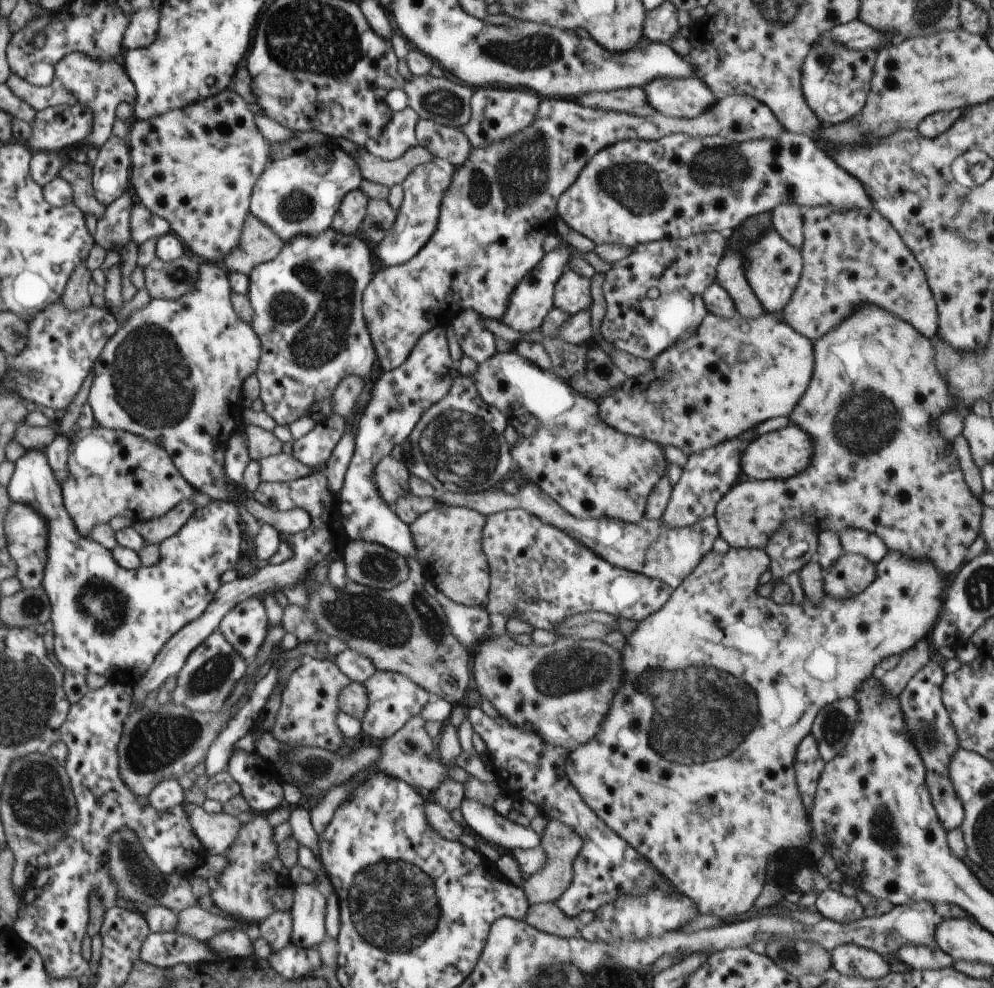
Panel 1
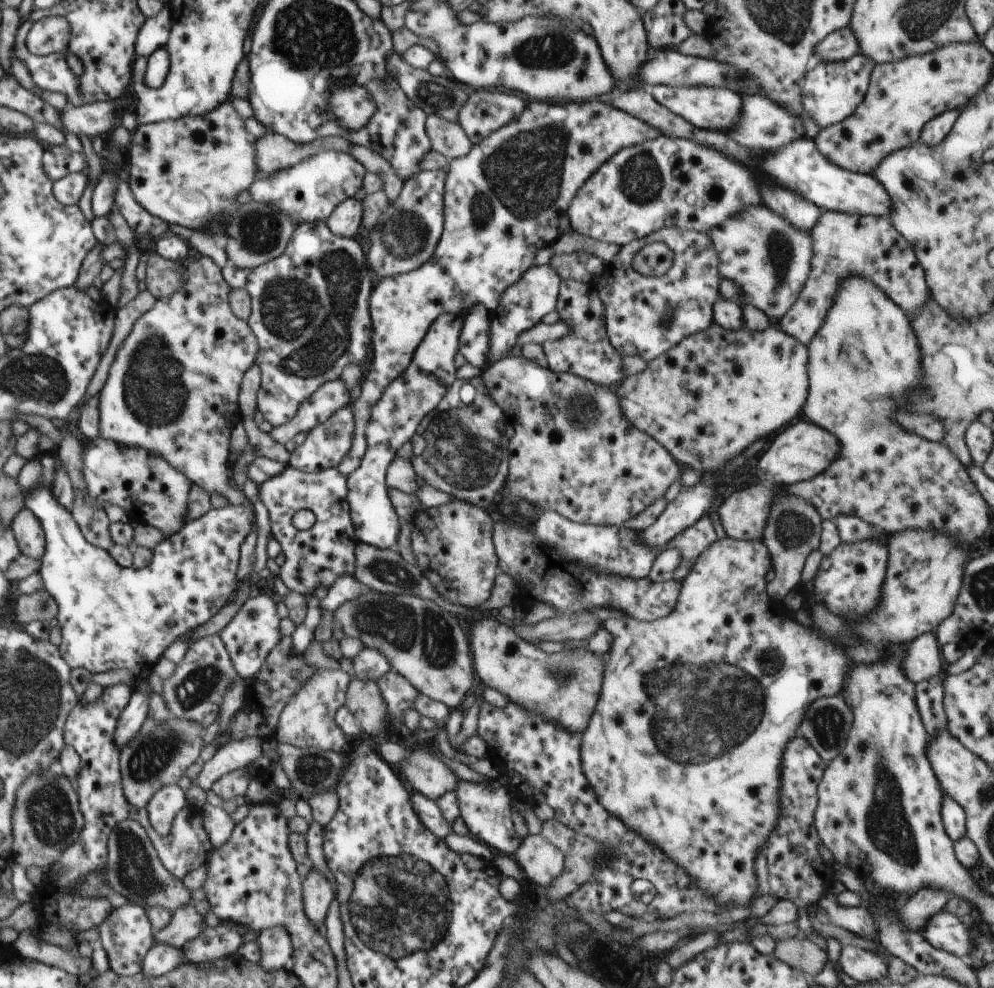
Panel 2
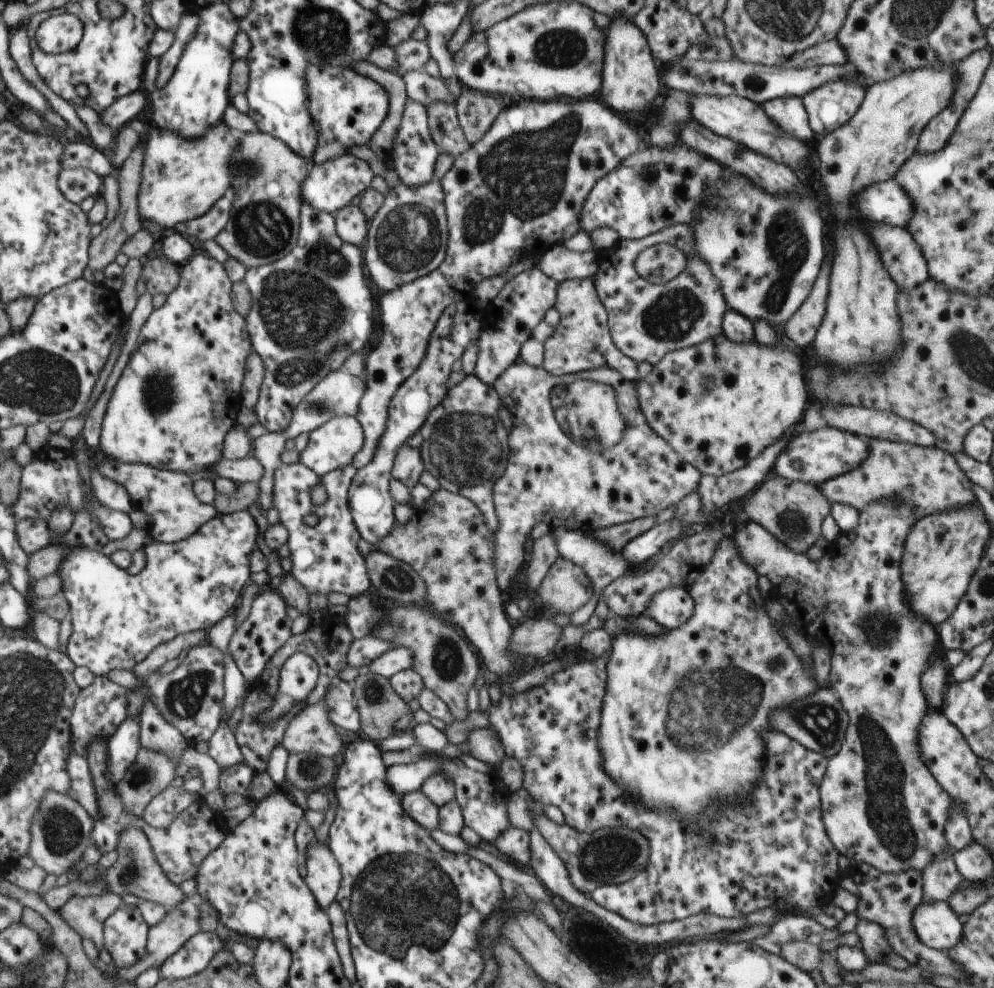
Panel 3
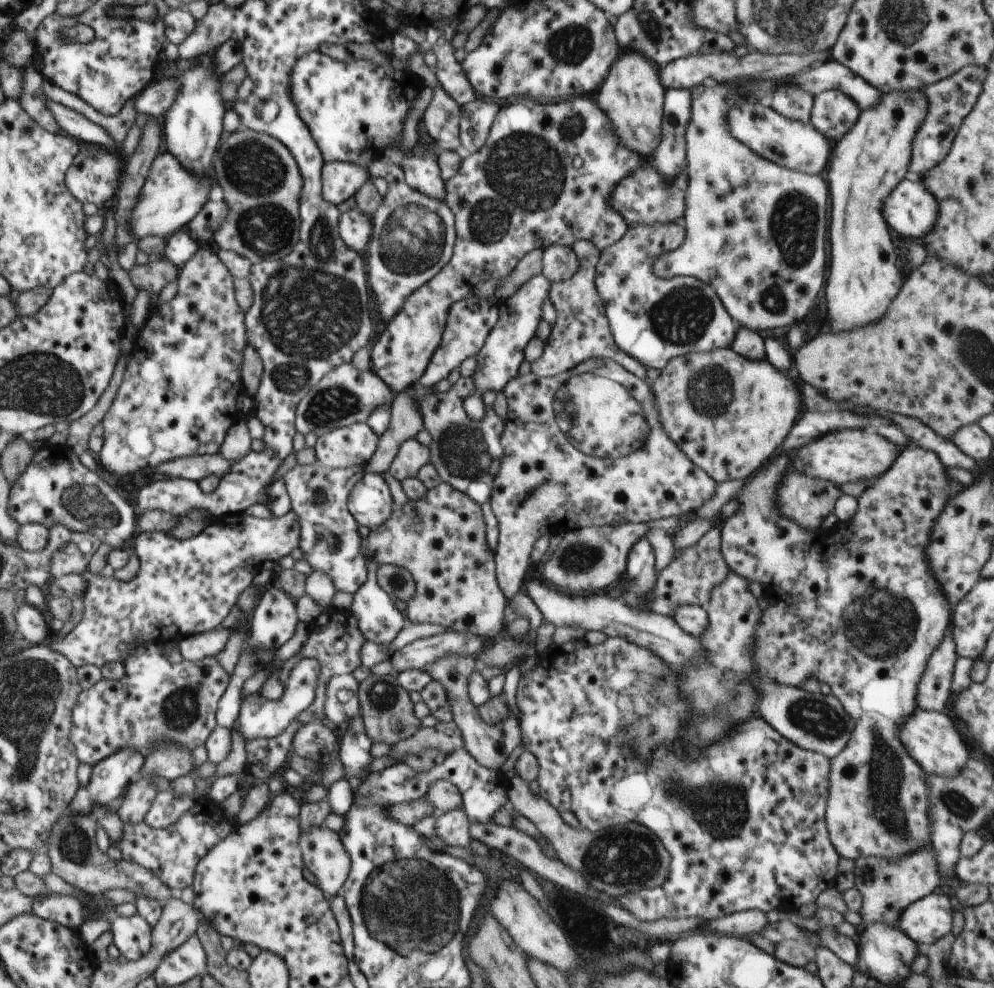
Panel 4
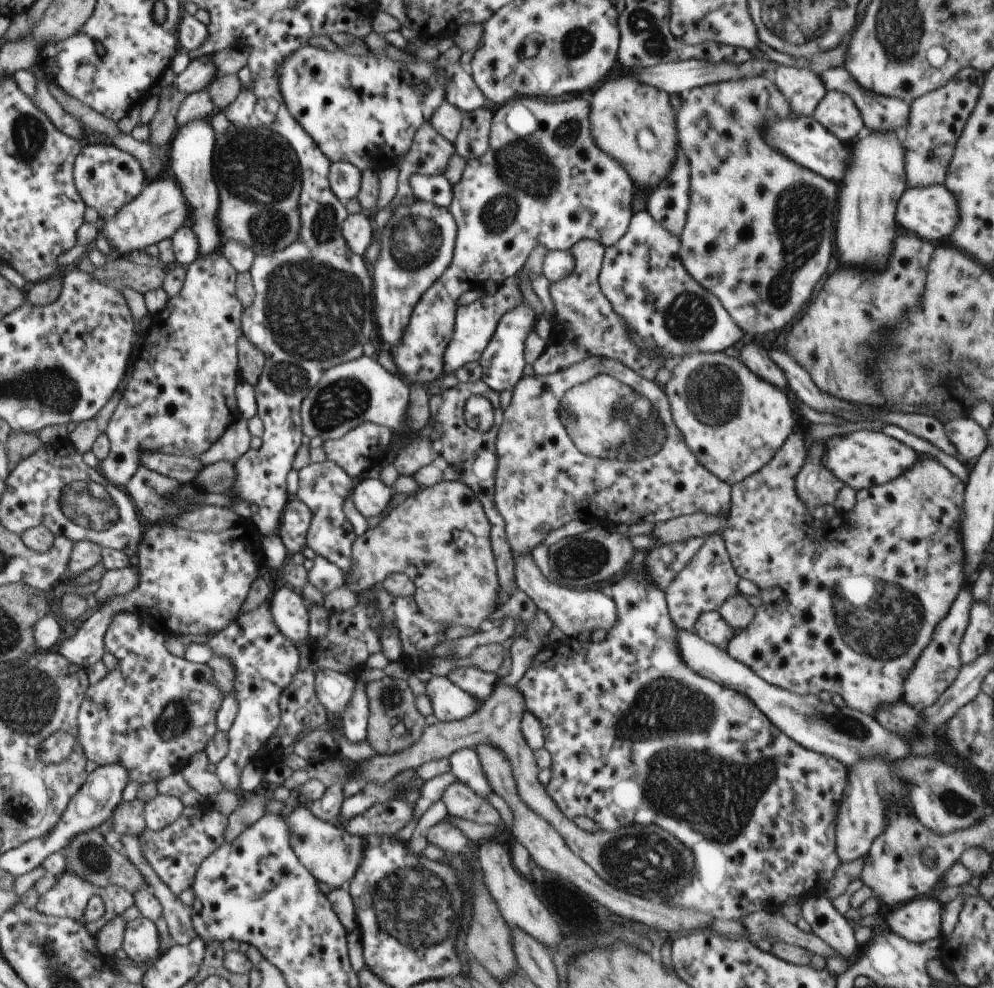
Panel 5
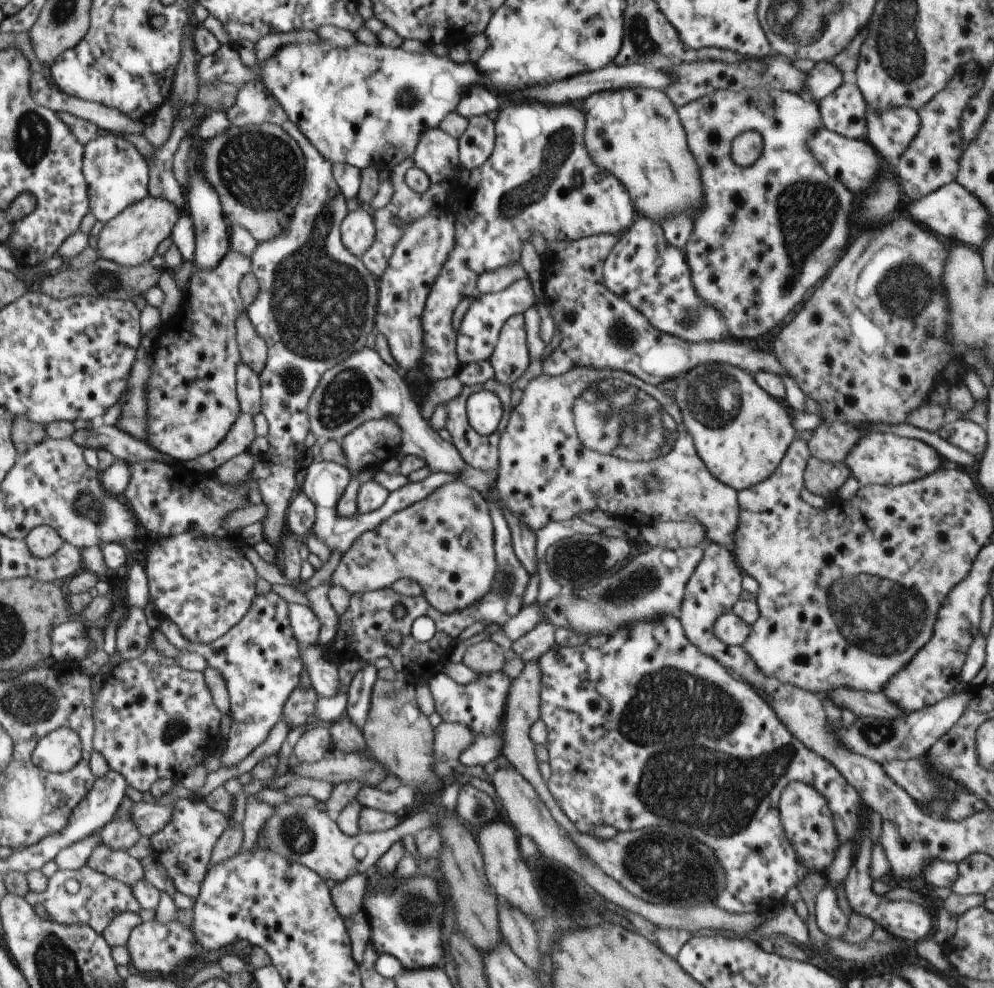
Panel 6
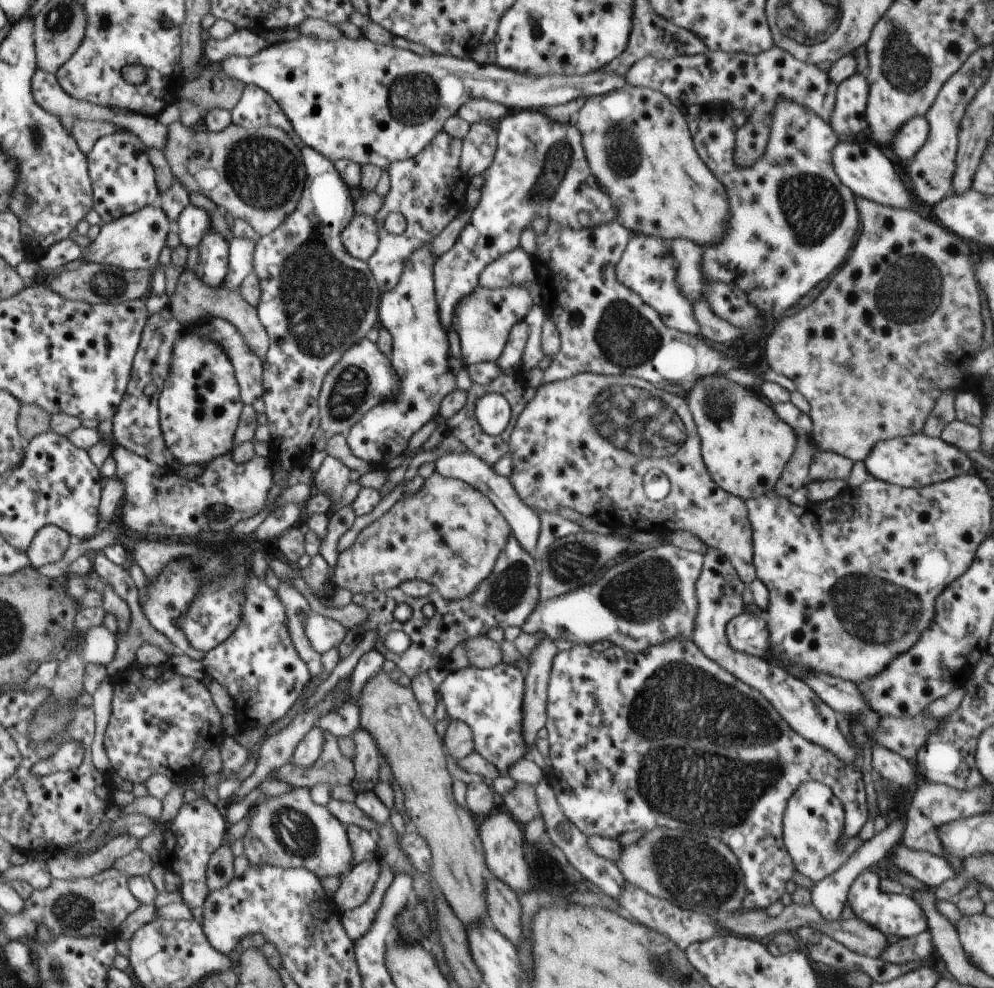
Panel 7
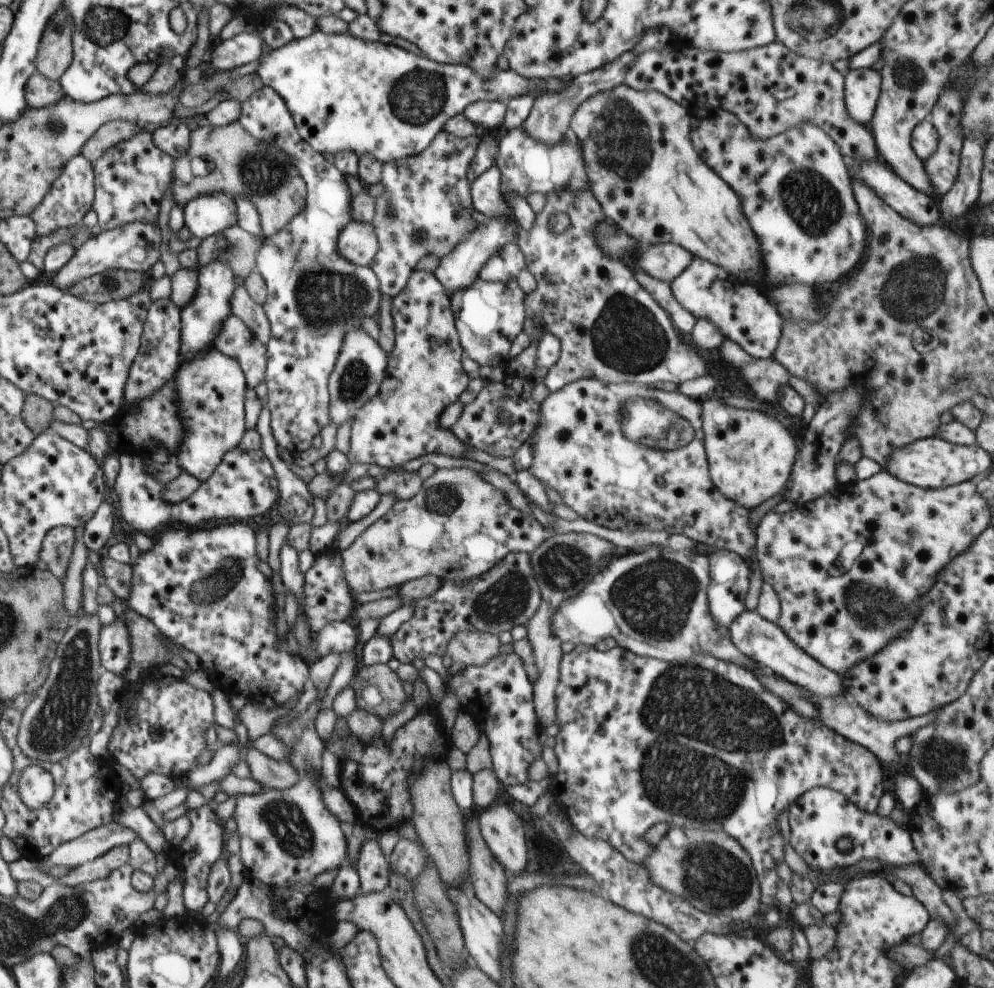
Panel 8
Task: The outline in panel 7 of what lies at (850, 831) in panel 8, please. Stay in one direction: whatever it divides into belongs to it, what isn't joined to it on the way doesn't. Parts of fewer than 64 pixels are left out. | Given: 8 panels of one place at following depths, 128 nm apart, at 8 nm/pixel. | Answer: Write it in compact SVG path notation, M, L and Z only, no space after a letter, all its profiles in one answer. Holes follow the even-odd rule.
M806 781L794 790L783 814L783 840L797 868L797 877L810 878L812 882L822 880L842 868L854 852L860 850L864 841L859 836L848 838L842 846L838 844L844 840L842 830L845 821L842 802L829 786L818 781ZM904 844L890 850L890 860L902 871L915 876L930 888L937 888L943 882L954 878L954 870L942 856L926 851L912 850Z

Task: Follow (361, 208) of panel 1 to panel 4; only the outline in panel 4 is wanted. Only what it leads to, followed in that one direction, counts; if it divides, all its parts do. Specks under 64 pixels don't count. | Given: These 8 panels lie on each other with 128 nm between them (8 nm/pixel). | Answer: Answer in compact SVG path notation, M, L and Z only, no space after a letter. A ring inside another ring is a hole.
M358 208L341 212L338 232L354 252L364 252L372 234L371 221Z

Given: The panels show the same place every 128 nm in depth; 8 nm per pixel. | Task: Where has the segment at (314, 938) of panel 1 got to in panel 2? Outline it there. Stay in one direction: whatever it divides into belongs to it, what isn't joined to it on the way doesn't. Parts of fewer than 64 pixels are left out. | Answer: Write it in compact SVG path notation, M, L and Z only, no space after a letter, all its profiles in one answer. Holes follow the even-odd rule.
M310 866L310 872L302 881L302 902L304 902L304 914L306 918L323 929L322 924L325 921L330 903L335 899L335 893L332 885L319 871Z

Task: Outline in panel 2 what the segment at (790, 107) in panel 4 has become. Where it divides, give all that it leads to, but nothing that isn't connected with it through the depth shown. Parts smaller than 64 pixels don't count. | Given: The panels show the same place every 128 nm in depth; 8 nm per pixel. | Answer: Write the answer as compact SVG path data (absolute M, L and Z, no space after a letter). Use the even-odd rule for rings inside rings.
M756 95L747 96L743 99L740 116L738 116L736 124L726 132L726 135L728 138L734 138L734 142L738 142L740 146L764 149L770 152L778 150L781 146L786 146L786 144L790 144L794 140L804 138L806 130L804 130L802 118L790 114L788 110L784 110L782 106L772 102L768 96Z

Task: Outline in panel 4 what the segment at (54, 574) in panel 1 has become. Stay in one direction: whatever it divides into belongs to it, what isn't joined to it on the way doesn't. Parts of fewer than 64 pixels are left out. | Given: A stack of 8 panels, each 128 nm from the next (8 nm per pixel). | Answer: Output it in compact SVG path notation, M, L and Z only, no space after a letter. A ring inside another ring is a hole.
M289 510L285 515L280 517L274 517L272 519L261 519L254 516L246 516L245 513L230 513L221 517L213 519L210 526L205 526L200 534L192 536L190 538L172 538L167 532L138 532L134 543L134 551L138 560L140 560L140 568L138 574L130 582L122 582L122 580L116 580L116 576L110 569L103 571L103 573L94 576L94 574L87 570L83 572L83 576L88 582L86 590L84 590L83 606L84 612L82 612L82 620L74 629L64 637L58 637L49 641L49 645L53 647L58 654L65 655L70 659L70 662L74 663L74 666L98 666L102 668L104 664L110 664L110 662L124 663L124 658L130 654L132 648L136 646L140 647L140 644L152 644L152 642L163 645L170 641L180 641L184 637L190 635L202 634L211 631L212 628L216 628L226 616L228 612L232 610L232 606L238 602L238 596L250 586L252 578L258 574L260 568L262 568L262 562L264 560L271 560L273 563L278 563L281 558L294 552L296 548L300 546L300 518L294 510Z

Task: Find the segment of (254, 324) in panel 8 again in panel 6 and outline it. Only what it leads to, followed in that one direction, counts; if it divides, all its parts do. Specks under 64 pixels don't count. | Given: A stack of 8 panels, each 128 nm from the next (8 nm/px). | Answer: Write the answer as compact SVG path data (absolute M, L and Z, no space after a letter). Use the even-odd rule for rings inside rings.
M246 310L237 319L237 344L241 353L241 362L260 374L267 361L267 344L254 330Z

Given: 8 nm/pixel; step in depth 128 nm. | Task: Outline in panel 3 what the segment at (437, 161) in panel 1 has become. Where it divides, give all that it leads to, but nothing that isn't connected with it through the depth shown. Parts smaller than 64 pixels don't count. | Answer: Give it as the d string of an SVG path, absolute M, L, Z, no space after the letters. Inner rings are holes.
M399 179L396 186L385 191L384 202L380 210L369 221L368 240L366 240L366 252L364 252L366 268L368 268L370 278L376 286L379 286L385 292L392 292L396 288L400 288L402 284L424 278L444 262L449 247L449 226L447 225L444 202L445 194L442 190L441 181L436 179L428 182L428 184L409 187Z

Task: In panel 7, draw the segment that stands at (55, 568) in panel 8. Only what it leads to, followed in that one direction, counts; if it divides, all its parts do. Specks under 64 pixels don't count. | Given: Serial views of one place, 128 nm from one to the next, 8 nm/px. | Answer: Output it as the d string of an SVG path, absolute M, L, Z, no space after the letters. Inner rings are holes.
M56 525L42 527L28 547L28 558L36 569L45 564L58 562L63 558L71 542L73 541L70 534L61 527Z

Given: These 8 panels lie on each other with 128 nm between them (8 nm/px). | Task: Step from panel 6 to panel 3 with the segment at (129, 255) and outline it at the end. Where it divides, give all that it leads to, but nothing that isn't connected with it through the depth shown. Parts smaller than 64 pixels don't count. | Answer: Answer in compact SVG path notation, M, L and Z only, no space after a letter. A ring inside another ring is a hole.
M220 122L206 130L202 138L186 140L169 130L152 130L150 136L144 138L144 162L140 190L137 196L139 218L148 220L162 231L172 232L176 224L188 222L196 216L206 214L212 206L223 196L230 195L230 186L233 186L234 176L230 172L230 158L238 150L239 135L230 132L225 122Z

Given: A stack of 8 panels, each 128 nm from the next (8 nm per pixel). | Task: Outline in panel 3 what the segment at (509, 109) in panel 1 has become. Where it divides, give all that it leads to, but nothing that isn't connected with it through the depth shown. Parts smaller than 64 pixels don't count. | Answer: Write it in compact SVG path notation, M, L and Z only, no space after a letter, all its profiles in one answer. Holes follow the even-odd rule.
M466 90L462 93L455 102L455 109L468 144L472 146L480 142L489 132L498 114L511 103L511 99L480 91Z

